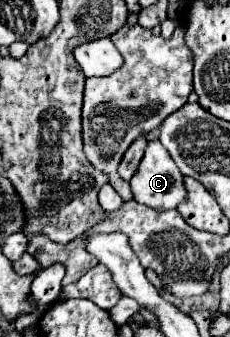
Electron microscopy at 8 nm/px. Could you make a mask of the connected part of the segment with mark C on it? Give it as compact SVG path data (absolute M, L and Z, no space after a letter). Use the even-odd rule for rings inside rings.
M158 139L148 143L130 187L138 203L154 209L174 209L186 199L182 173Z

